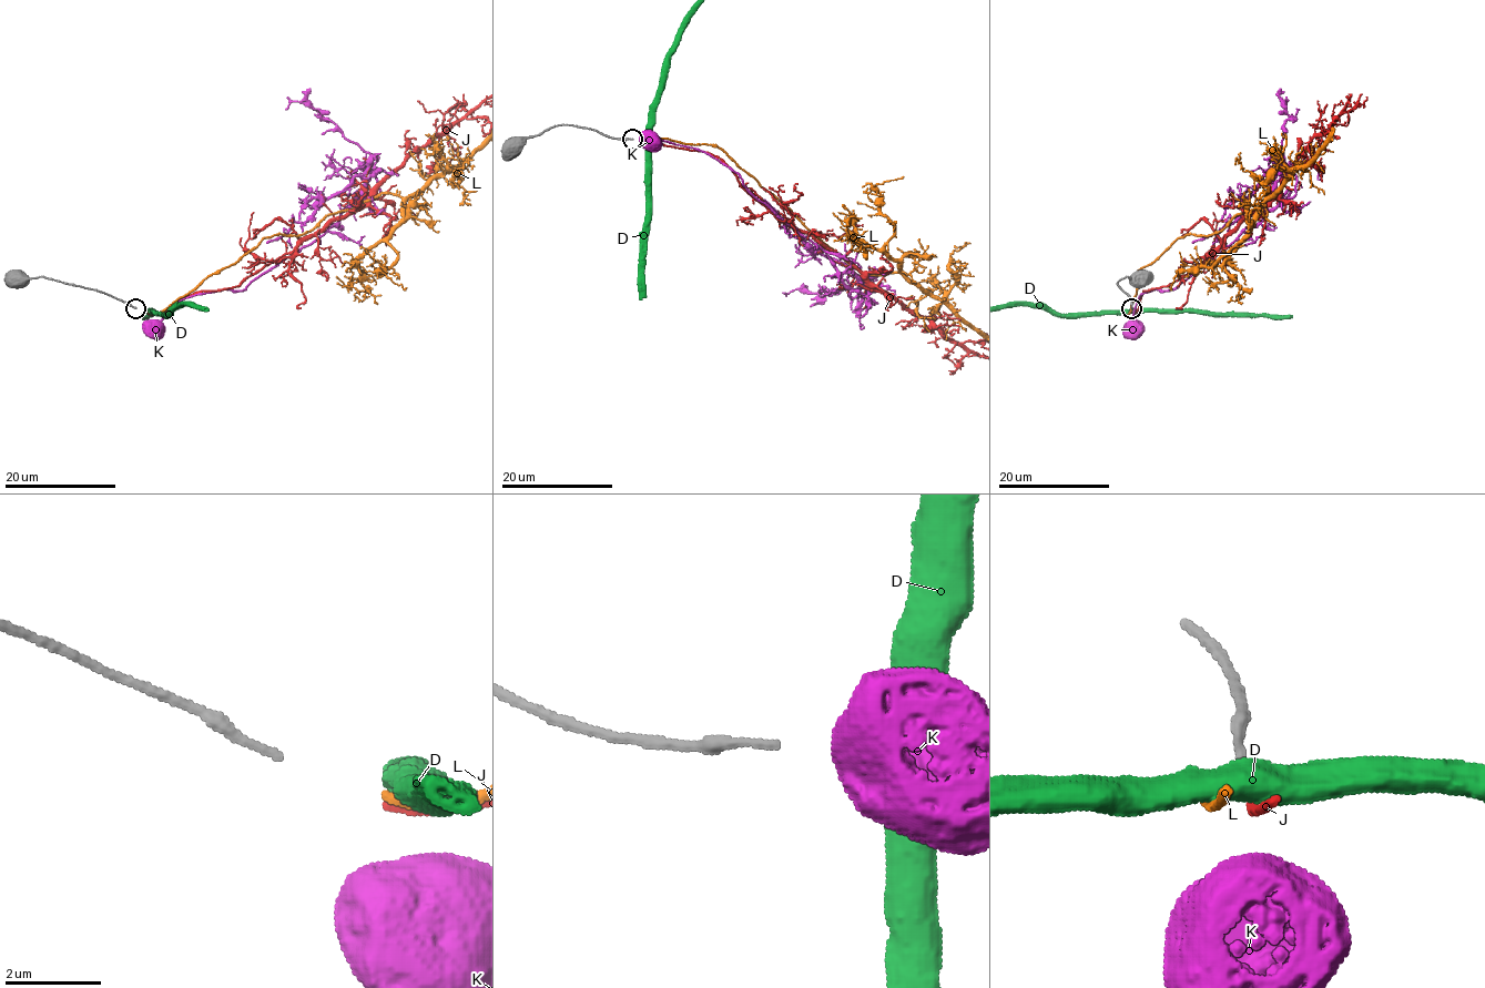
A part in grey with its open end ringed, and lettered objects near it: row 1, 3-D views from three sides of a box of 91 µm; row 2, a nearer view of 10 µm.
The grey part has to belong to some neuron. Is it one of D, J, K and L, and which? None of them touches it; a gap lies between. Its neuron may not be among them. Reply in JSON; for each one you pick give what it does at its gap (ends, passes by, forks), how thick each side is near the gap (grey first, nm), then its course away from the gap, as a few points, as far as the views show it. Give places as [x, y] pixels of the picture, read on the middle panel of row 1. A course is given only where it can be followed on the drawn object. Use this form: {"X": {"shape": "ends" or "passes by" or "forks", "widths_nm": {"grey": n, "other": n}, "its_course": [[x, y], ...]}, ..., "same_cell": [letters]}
{"same_cell": []}

